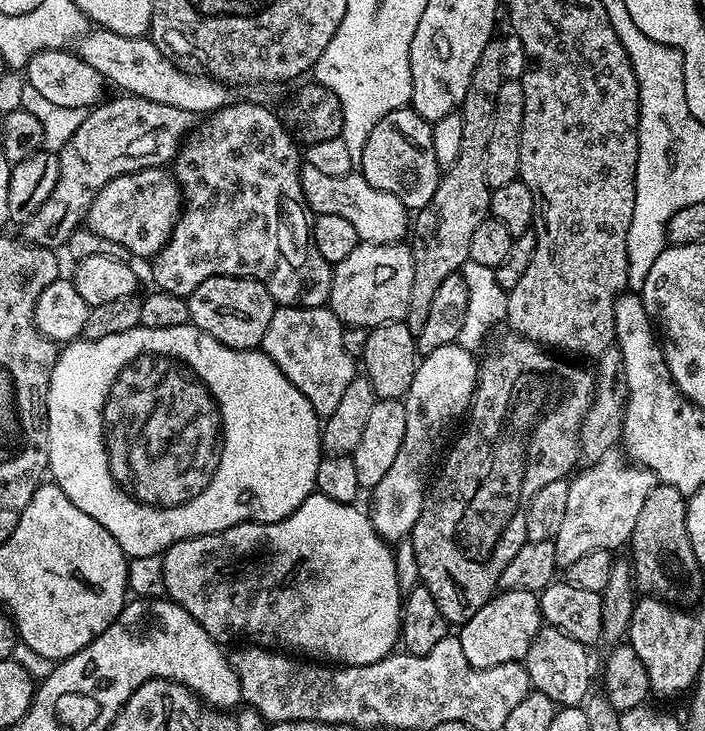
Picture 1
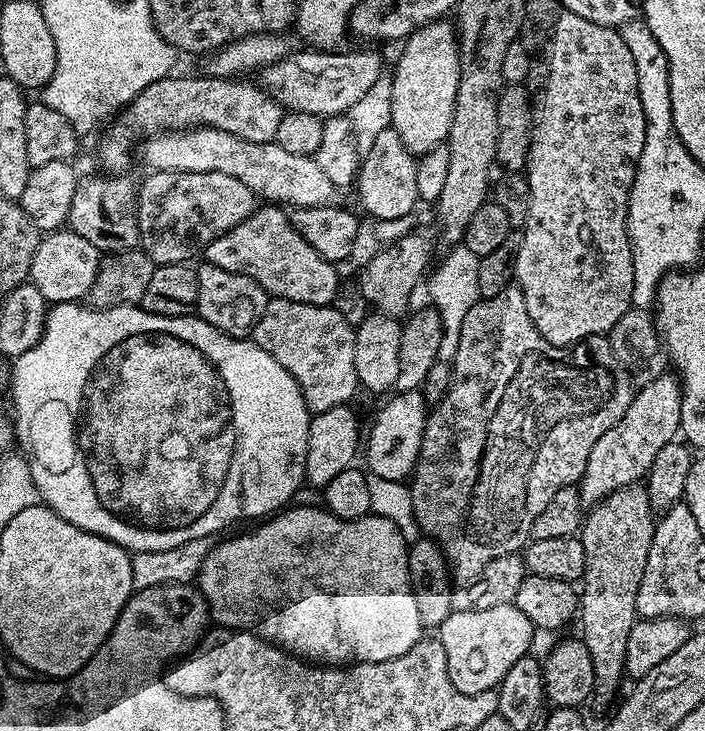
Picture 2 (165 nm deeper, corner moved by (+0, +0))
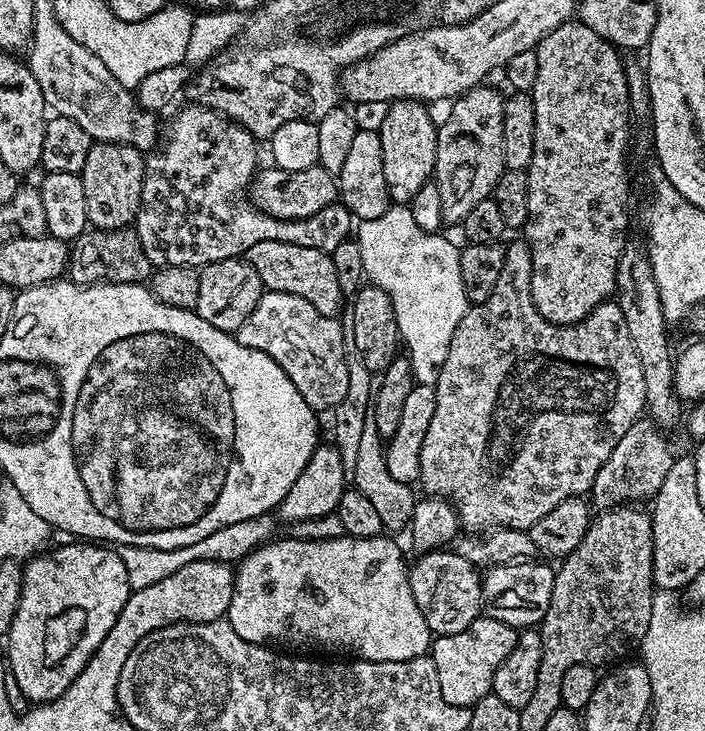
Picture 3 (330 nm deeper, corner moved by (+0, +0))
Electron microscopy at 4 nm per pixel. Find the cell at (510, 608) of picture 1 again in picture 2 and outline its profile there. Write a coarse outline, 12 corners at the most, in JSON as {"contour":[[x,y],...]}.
{"contour":[[513,602],[453,611],[438,630],[454,690],[482,694],[529,655]]}

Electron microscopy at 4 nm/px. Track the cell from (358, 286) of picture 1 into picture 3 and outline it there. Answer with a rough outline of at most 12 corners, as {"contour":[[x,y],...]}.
{"contour":[[477,85],[436,135],[443,225],[459,225],[506,170],[505,97]]}

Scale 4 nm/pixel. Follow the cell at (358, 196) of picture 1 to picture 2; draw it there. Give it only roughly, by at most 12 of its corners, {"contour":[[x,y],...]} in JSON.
{"contour":[[213,128],[149,135],[157,172],[230,174],[264,202],[337,203],[311,156]]}

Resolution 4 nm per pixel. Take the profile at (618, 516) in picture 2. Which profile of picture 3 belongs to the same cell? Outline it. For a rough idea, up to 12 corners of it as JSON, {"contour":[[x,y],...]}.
{"contour":[[636,420],[598,470],[591,499],[607,510],[655,497],[674,451]]}

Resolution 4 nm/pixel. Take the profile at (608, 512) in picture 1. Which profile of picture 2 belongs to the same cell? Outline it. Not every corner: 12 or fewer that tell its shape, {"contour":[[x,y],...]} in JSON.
{"contour":[[659,376],[590,450],[581,505],[643,481],[677,439],[682,385]]}

